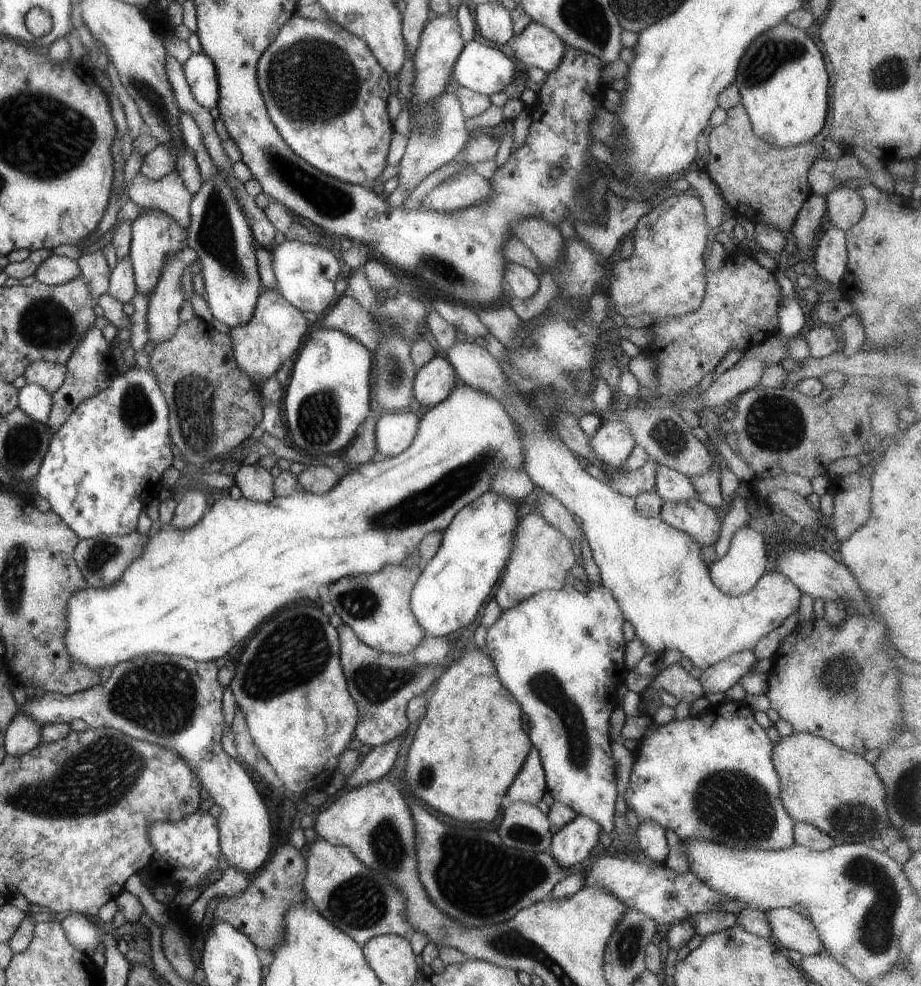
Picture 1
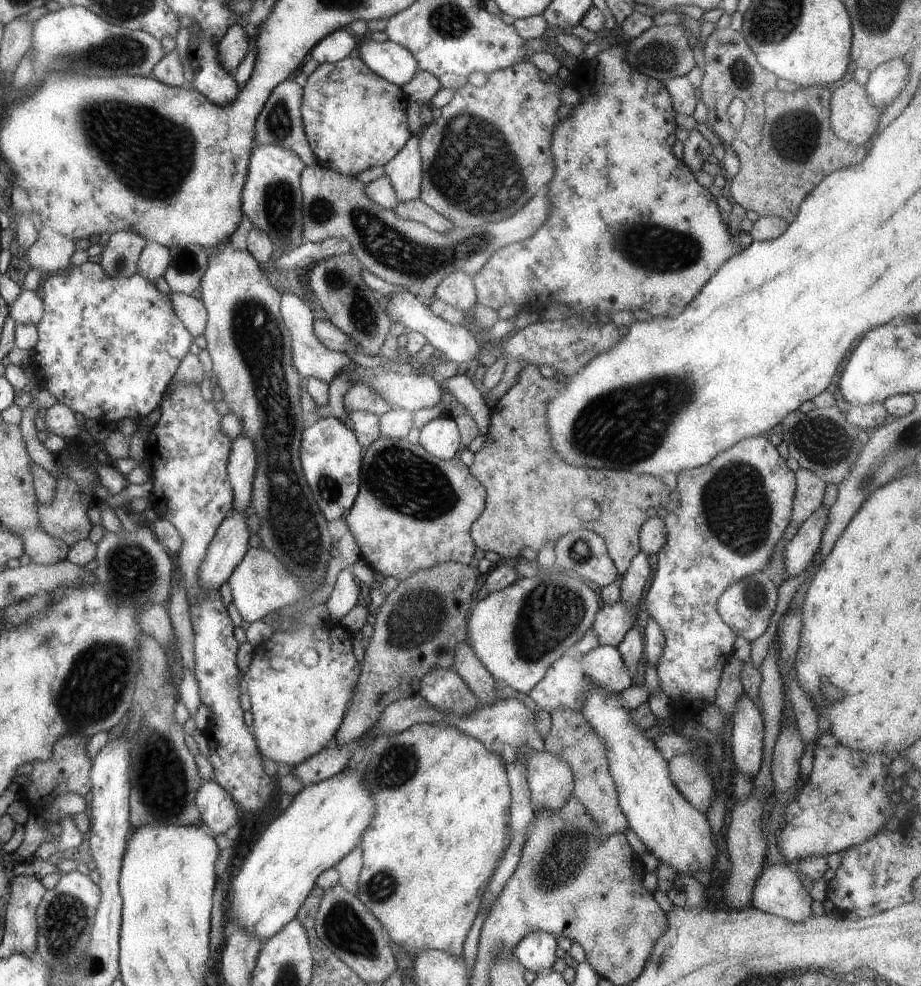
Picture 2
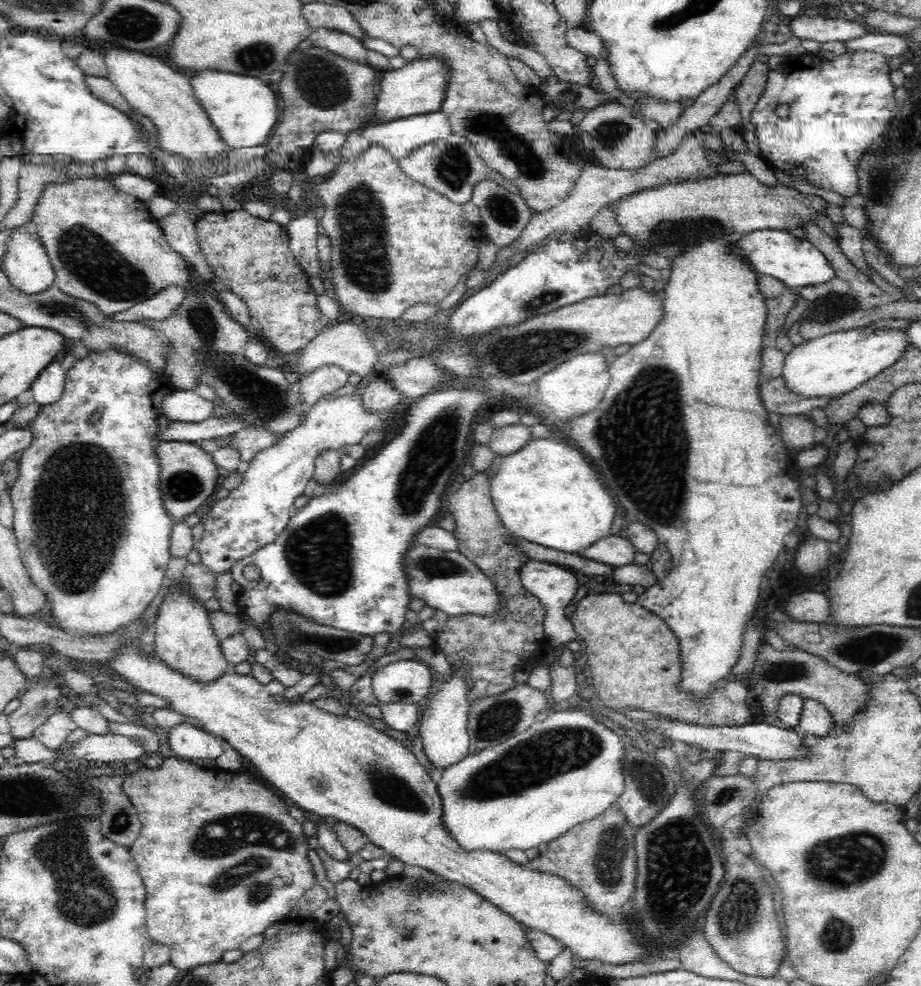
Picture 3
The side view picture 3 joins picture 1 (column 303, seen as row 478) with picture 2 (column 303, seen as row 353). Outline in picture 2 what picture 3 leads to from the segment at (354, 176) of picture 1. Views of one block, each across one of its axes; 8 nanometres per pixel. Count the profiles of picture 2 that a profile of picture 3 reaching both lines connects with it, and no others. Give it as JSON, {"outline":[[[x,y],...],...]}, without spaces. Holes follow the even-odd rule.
{"outline":[[[359,57],[319,64],[301,87],[301,124],[319,166],[354,177],[372,166],[383,166],[412,135],[407,126],[408,98],[401,88],[371,72]]]}

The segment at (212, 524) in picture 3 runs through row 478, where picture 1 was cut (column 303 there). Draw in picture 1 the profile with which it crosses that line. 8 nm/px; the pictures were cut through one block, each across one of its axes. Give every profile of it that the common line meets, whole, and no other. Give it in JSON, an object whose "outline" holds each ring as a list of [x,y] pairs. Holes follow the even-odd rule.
{"outline":[[[284,240],[270,249],[272,269],[276,280],[276,288],[291,306],[300,311],[323,312],[329,306],[333,296],[333,282],[339,274],[339,260],[330,250],[297,240]]]}

